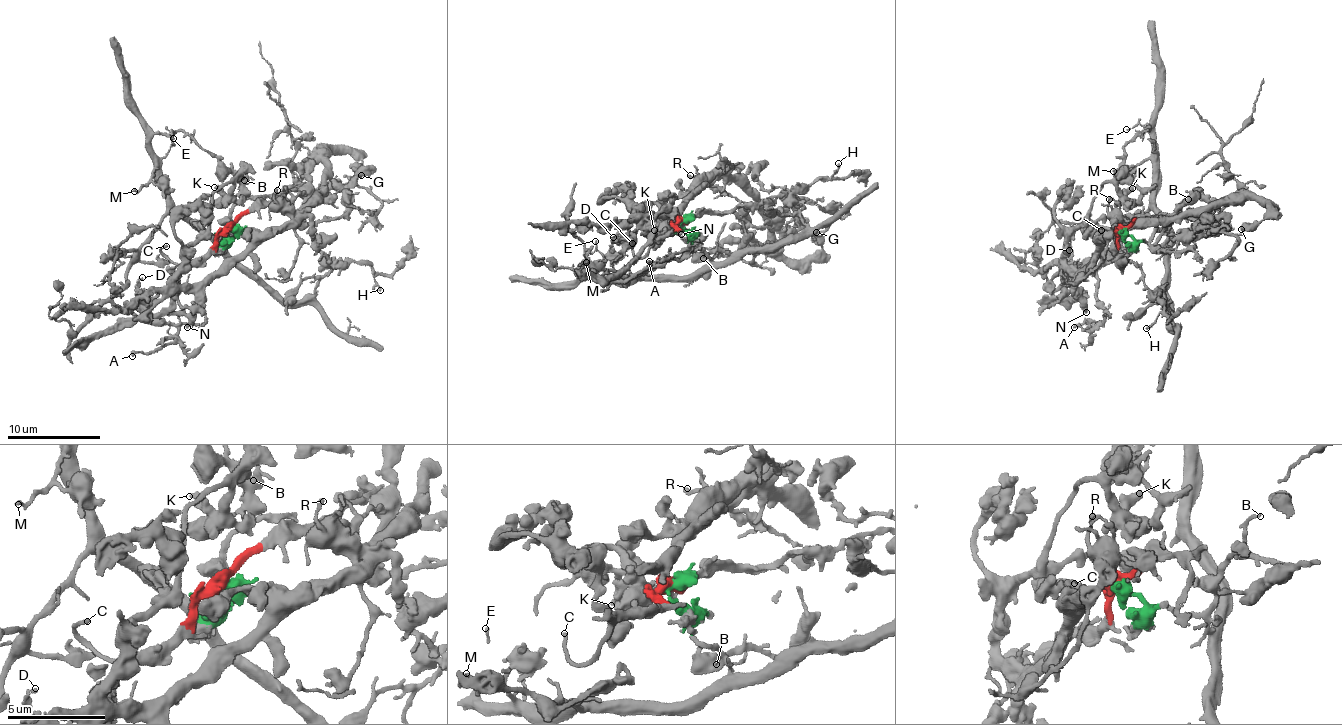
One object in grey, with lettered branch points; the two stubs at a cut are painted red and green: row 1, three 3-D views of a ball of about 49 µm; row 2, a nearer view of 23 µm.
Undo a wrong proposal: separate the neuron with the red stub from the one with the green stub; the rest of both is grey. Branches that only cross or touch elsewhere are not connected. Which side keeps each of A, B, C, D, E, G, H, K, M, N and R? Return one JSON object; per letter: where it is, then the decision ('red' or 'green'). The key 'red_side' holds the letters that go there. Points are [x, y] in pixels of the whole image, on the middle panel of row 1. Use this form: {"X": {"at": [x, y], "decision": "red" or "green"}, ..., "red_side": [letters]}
{"A": {"at": [649, 261], "decision": "green"}, "B": {"at": [703, 258], "decision": "green"}, "C": {"at": [632, 243], "decision": "red"}, "D": {"at": [613, 237], "decision": "red"}, "E": {"at": [595, 241], "decision": "green"}, "G": {"at": [816, 232], "decision": "red"}, "H": {"at": [838, 163], "decision": "green"}, "K": {"at": [654, 230], "decision": "red"}, "M": {"at": [586, 262], "decision": "green"}, "N": {"at": [681, 234], "decision": "red"}, "R": {"at": [690, 175], "decision": "red"}, "red_side": ["C", "D", "G", "K", "N", "R"]}

